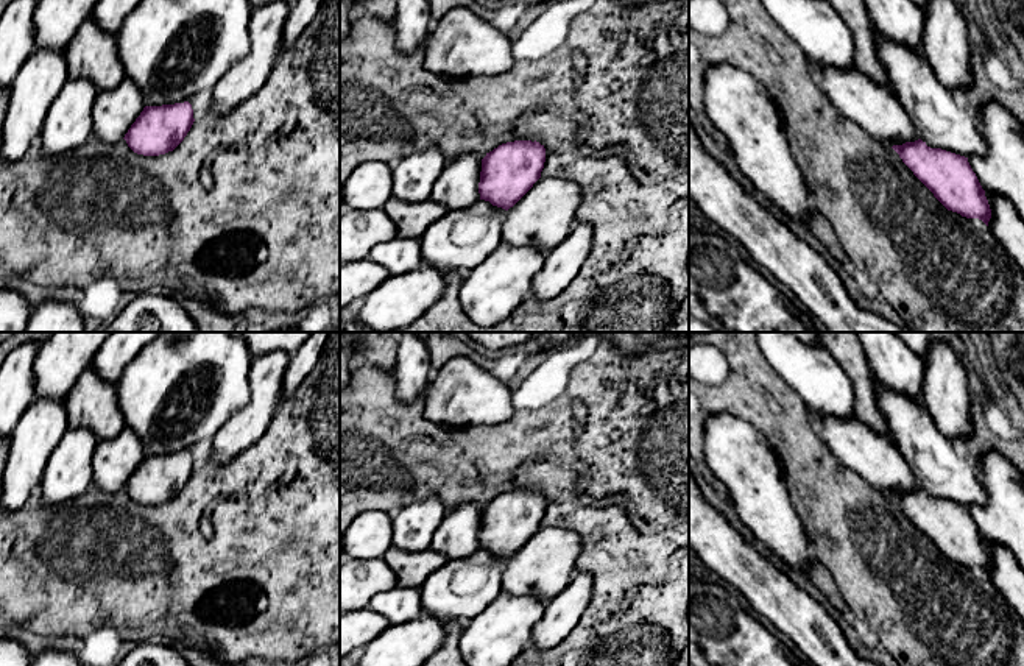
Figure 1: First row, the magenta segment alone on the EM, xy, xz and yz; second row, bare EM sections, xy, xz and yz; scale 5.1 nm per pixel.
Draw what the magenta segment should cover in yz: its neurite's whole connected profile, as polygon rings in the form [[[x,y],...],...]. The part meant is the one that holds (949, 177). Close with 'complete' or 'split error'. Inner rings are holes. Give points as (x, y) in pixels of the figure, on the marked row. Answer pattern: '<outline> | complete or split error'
[[[921,139],[893,145],[892,148],[948,211],[957,212],[966,218],[979,218],[988,226],[991,209],[968,158],[941,148],[930,148]]] | complete

